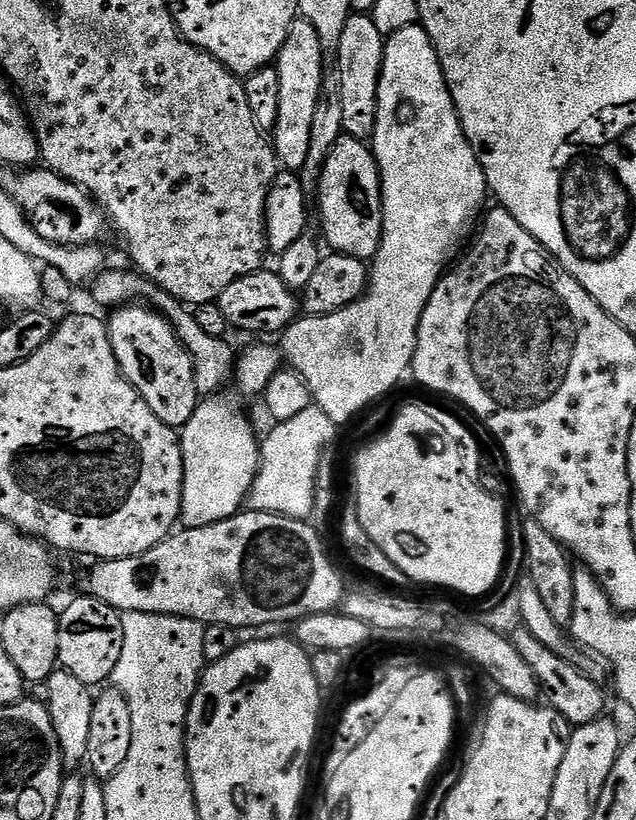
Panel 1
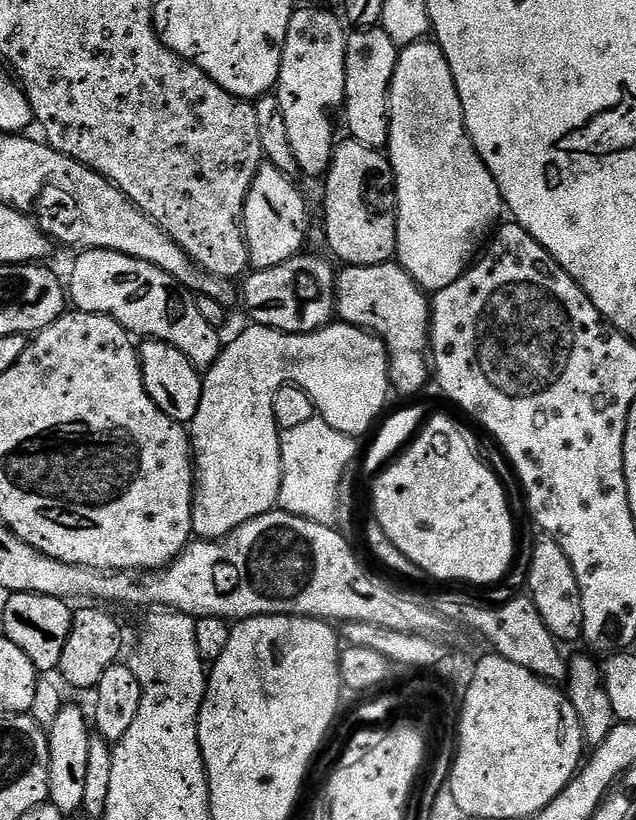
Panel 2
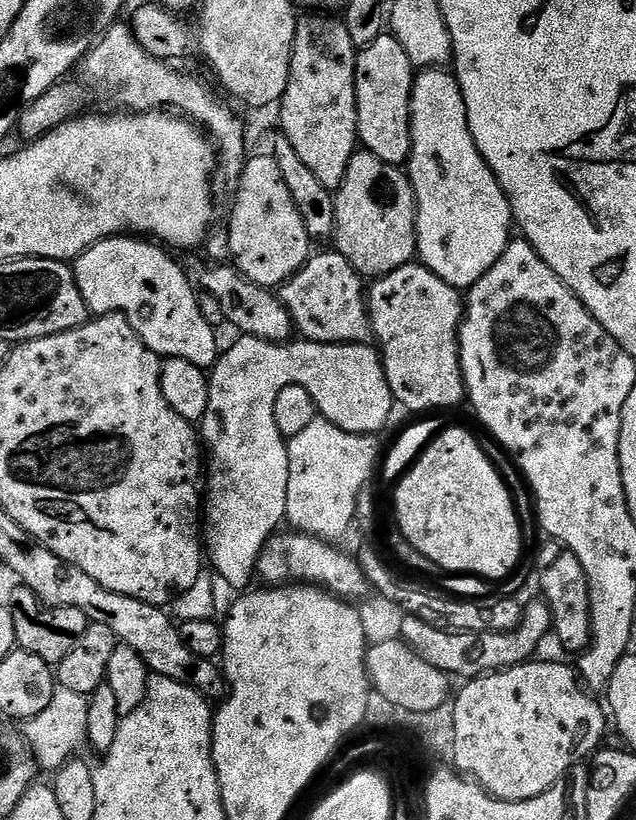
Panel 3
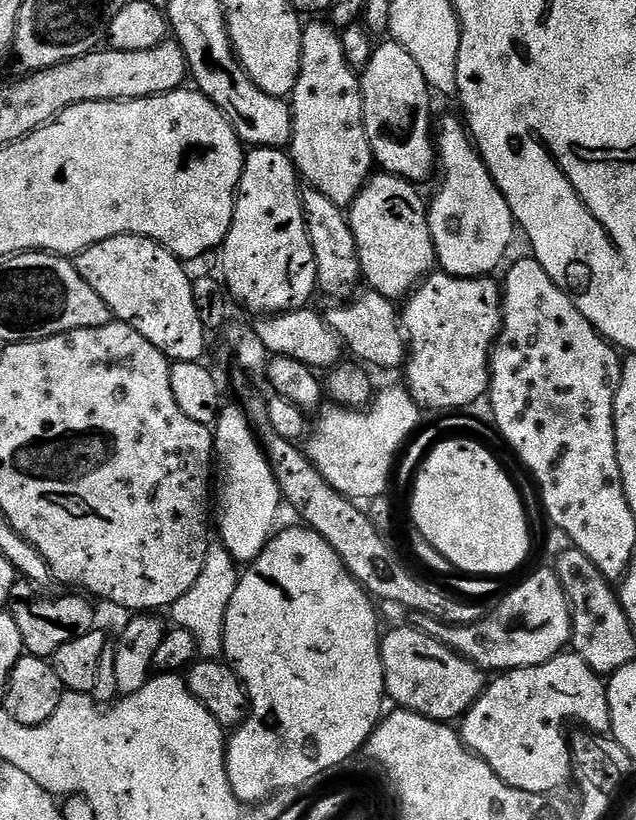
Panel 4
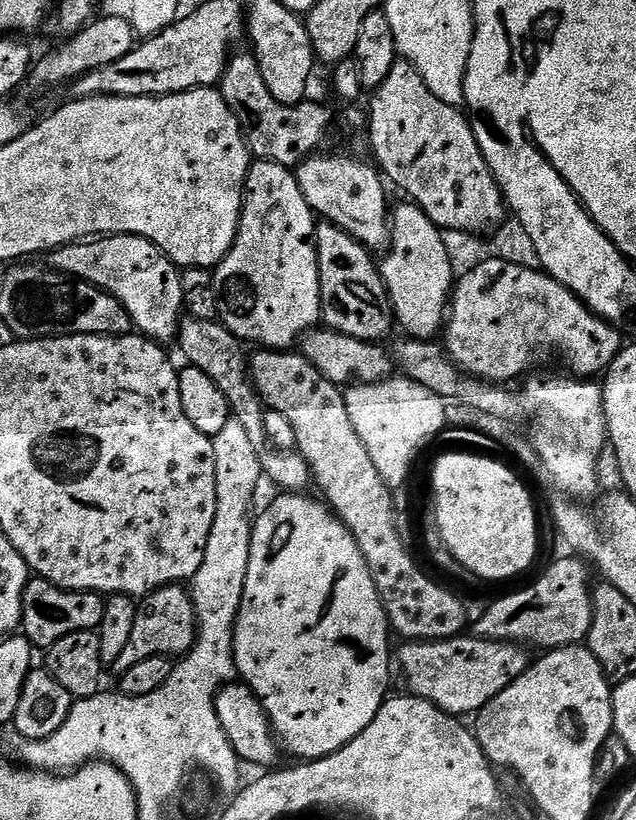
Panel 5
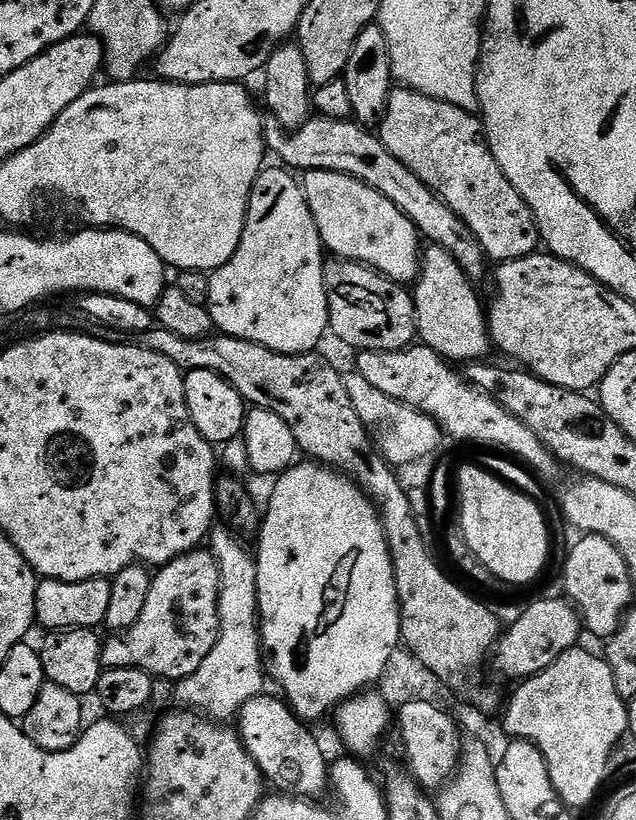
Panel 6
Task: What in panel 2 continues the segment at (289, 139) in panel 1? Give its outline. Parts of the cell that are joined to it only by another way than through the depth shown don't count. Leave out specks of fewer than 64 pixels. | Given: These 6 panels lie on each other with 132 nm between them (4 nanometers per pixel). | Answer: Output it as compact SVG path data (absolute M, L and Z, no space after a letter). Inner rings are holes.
M297 7L293 11L282 50L280 77L274 89L278 102L282 102L282 115L286 117L290 150L294 150L294 158L298 158L305 177L323 177L327 173L332 164L332 149L338 143L332 111L344 106L349 33L344 32L345 25L337 13L336 16L324 8Z

